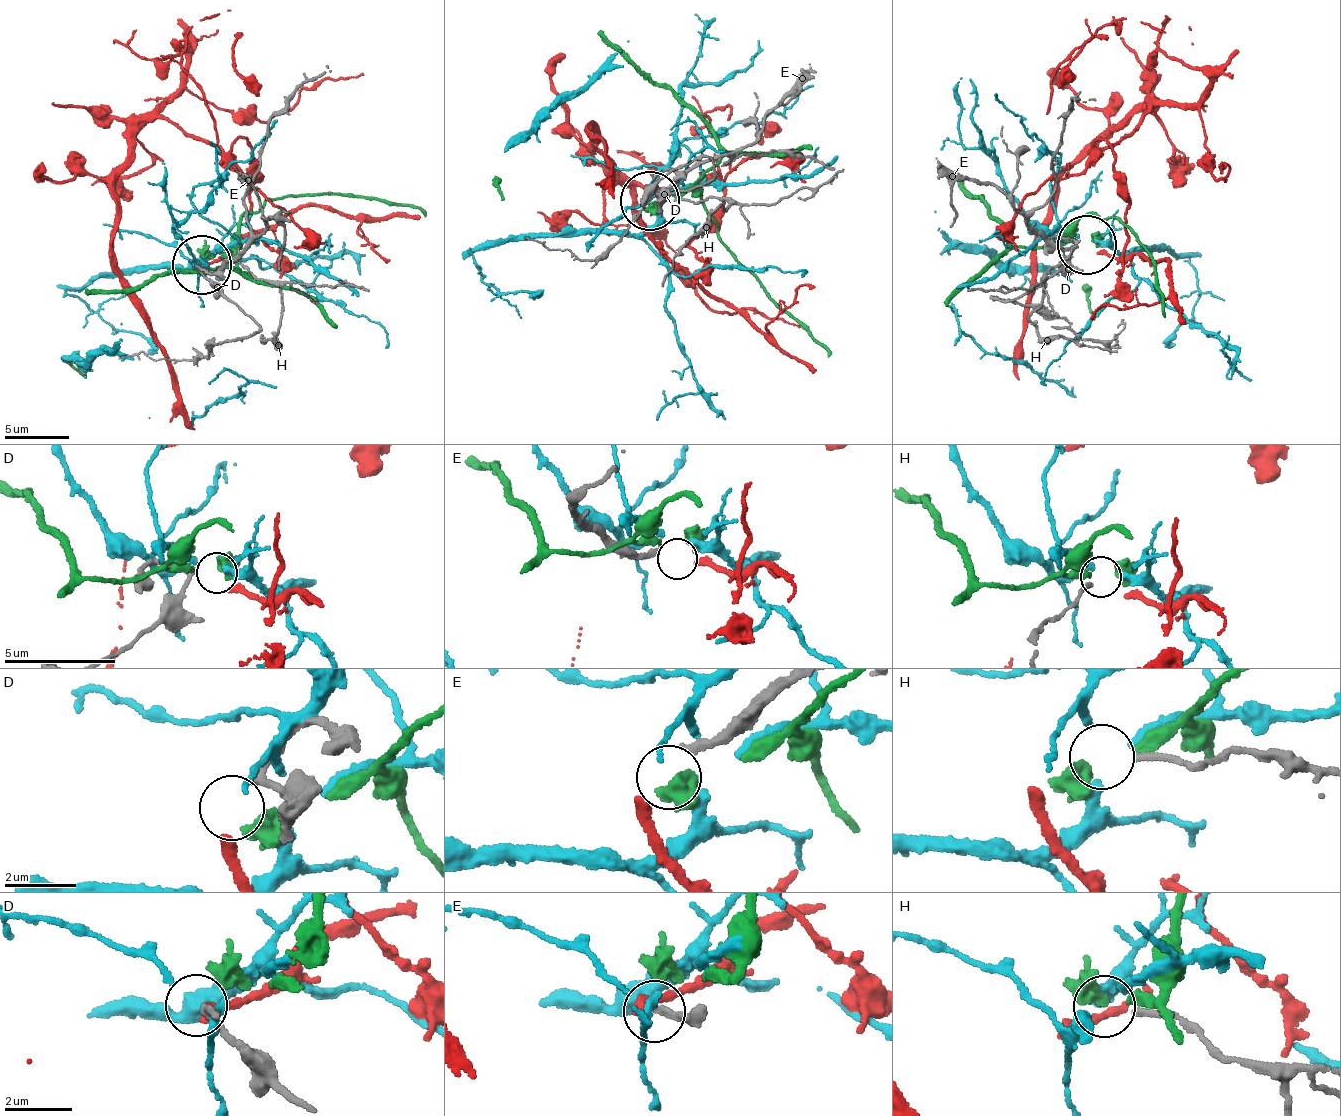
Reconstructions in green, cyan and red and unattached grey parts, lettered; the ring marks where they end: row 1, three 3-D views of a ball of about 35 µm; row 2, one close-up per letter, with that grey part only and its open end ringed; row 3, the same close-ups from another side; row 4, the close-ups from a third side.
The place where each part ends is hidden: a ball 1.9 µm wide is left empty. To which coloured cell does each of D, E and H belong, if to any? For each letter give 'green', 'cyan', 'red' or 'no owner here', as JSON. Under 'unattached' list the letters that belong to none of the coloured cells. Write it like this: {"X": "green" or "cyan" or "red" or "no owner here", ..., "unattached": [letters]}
{"D": "no owner here", "E": "red", "H": "no owner here", "unattached": ["D", "H"]}

